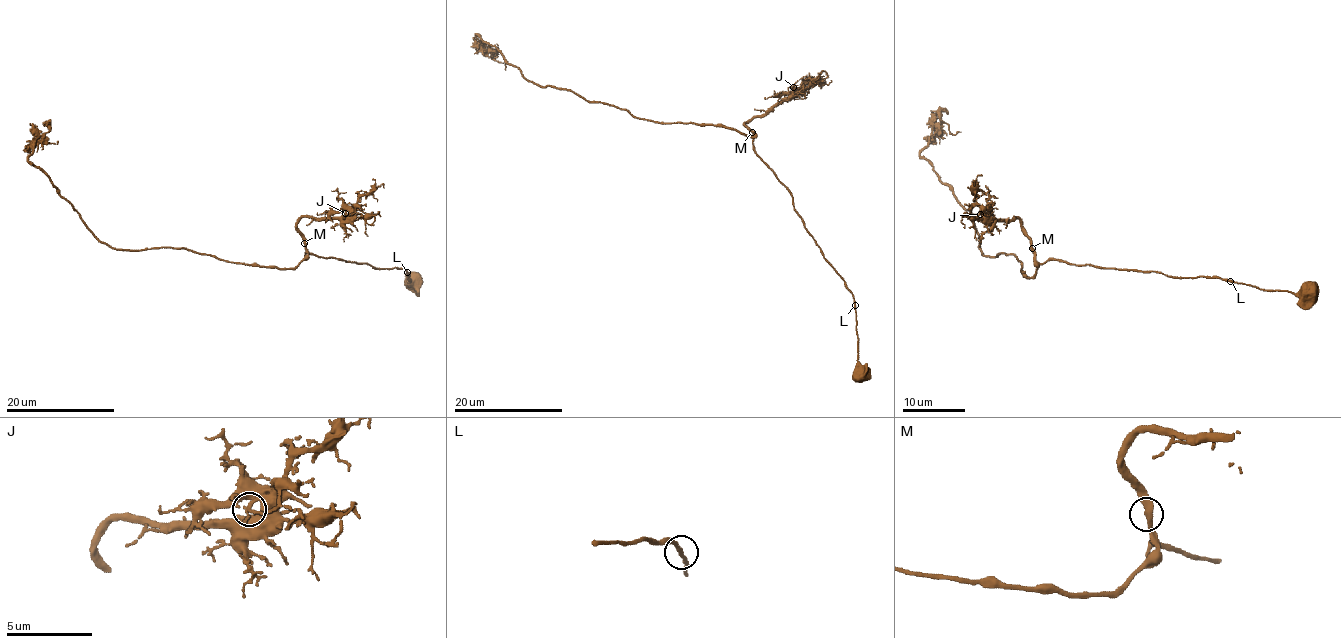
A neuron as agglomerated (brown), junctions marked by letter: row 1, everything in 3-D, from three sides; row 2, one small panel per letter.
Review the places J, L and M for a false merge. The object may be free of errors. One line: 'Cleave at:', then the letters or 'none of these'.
Cleave at: none of these

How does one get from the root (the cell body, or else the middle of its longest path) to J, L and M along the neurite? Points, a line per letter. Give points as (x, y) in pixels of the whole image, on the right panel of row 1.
J: (1022, 272), (1031, 277), (1036, 269), (1035, 249), (1022, 224), (1016, 217), (989, 219), (983, 211), (980, 214)
L: (1022, 272), (1031, 277), (1041, 264), (1061, 259), (1106, 269), (1156, 270), (1167, 277), (1219, 277), (1230, 281)
M: (1022, 272), (1025, 277), (1035, 274), (1036, 261), (1031, 249)

